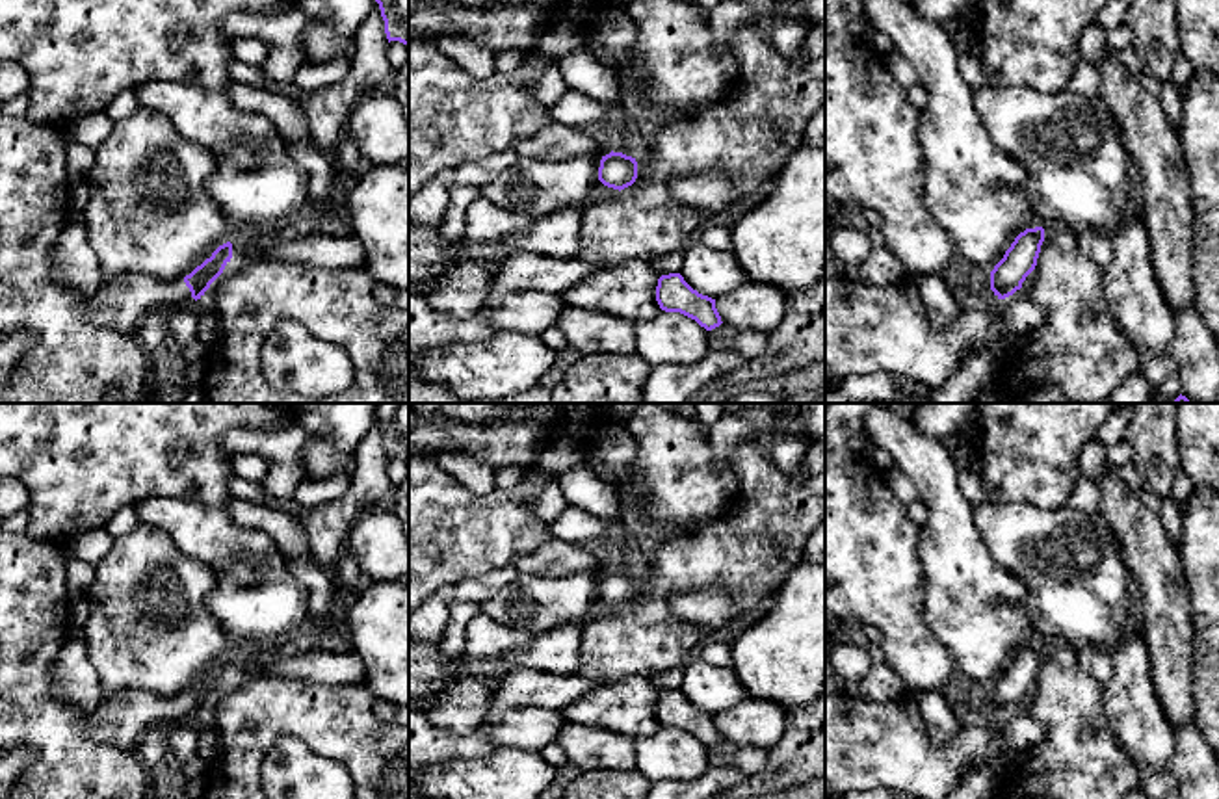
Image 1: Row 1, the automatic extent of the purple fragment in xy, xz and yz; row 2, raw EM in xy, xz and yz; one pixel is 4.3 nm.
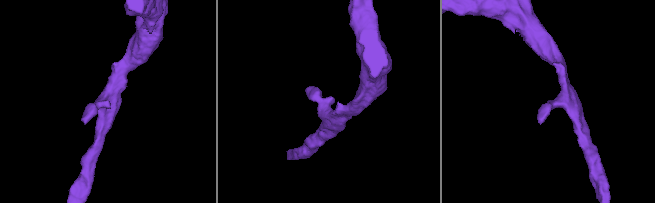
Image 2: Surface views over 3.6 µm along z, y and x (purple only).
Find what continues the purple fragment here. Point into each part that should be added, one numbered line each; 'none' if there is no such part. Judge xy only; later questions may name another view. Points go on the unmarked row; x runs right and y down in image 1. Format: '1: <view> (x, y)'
1: xy (134, 710)

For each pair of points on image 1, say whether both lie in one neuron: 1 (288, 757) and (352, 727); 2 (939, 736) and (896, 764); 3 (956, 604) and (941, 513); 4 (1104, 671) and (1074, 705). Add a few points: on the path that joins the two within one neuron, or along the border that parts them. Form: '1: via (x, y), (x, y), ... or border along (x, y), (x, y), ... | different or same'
1: border along (266, 751), (279, 738), (296, 736), (346, 770) | different
2: border along (917, 699), (930, 738), (935, 744), (950, 742) | different
3: via (956, 582), (956, 558), (950, 549), (950, 536) | same
4: border along (1076, 651), (1076, 662), (1101, 684) | different

